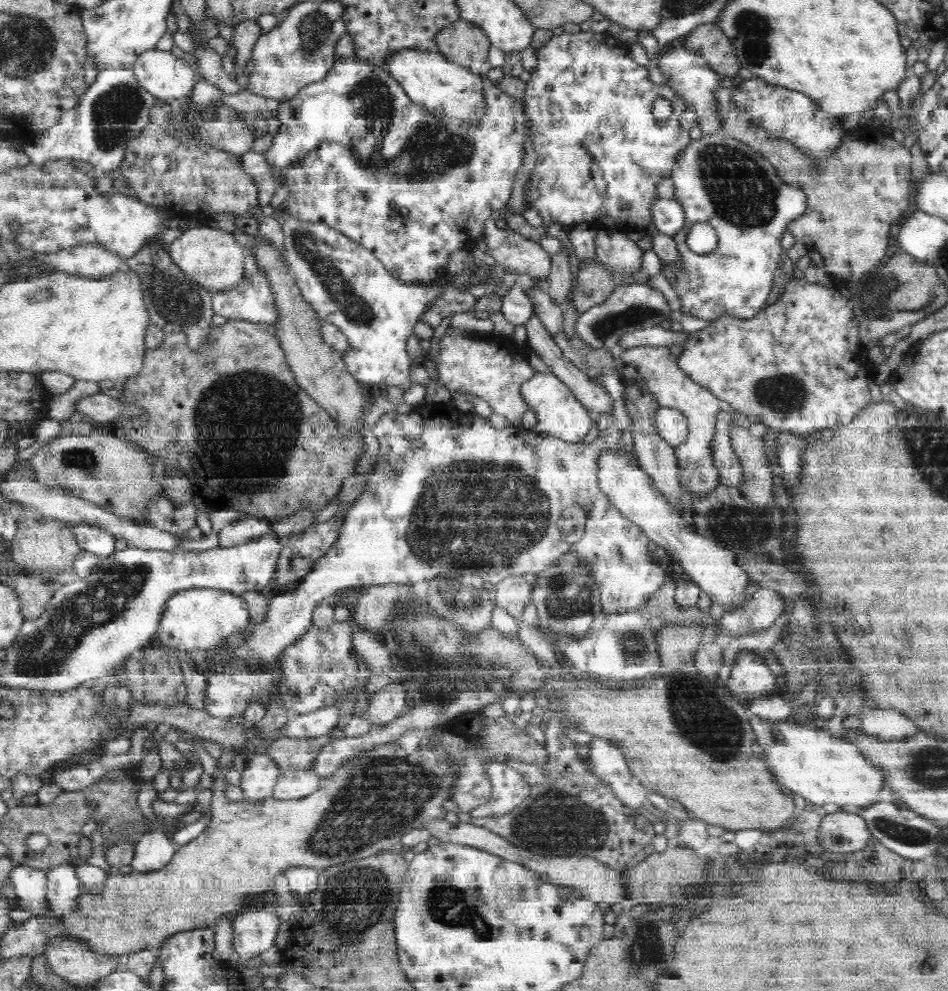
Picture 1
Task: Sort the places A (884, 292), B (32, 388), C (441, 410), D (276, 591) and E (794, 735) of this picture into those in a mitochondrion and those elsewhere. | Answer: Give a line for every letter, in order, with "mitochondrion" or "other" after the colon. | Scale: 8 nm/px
A: mitochondrion
B: other
C: other
D: other
E: other

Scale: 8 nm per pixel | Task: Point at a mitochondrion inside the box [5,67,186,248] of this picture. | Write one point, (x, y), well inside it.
(115, 113)

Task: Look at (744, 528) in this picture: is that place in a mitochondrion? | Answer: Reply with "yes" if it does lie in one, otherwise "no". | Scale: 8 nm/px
yes

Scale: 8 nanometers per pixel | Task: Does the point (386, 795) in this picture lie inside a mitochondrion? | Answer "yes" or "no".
yes

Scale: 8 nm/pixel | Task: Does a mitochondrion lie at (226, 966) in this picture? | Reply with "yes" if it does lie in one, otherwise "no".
no

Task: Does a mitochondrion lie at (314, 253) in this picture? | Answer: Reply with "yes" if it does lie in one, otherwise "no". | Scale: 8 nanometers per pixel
yes

